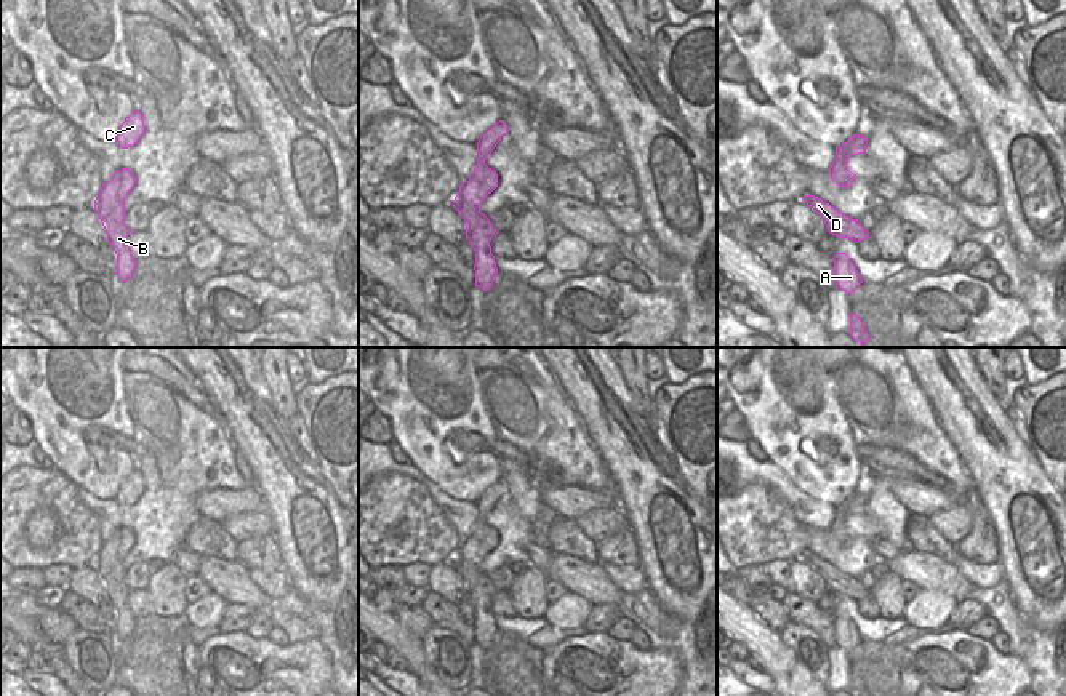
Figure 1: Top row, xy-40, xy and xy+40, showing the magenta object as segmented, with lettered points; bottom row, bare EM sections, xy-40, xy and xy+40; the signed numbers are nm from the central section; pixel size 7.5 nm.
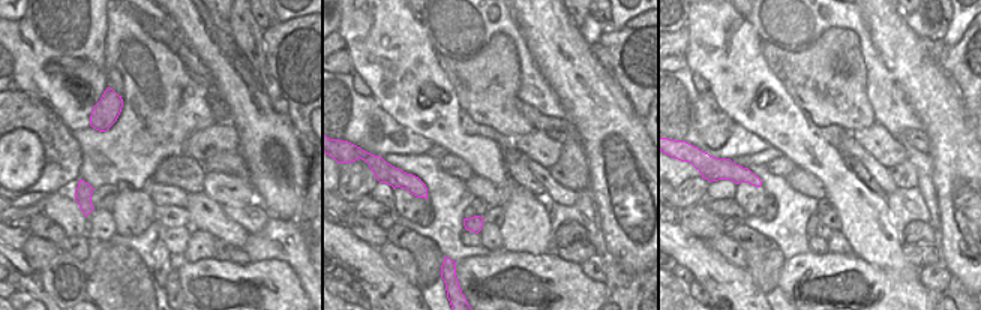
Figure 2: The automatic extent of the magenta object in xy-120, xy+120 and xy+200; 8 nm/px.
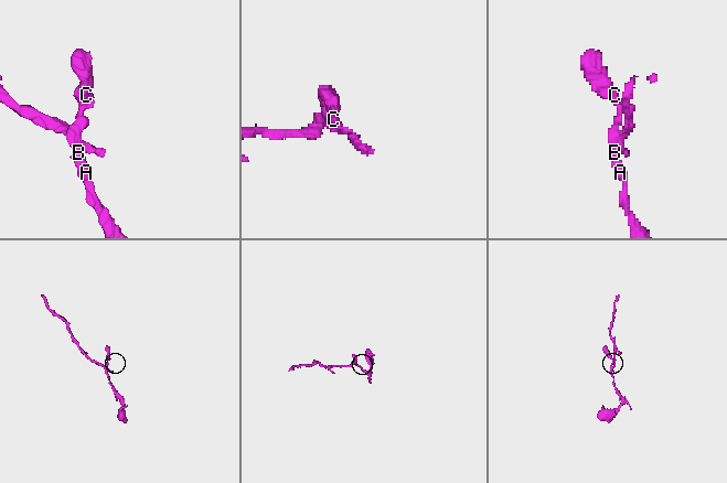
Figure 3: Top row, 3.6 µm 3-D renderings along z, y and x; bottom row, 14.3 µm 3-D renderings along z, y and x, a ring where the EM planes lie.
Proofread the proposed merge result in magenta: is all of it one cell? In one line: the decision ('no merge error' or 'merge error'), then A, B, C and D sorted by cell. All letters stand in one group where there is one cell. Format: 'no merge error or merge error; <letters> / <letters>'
merge error; A B C / D

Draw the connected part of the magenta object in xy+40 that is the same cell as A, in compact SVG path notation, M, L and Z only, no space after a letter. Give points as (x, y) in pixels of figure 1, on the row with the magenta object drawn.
M837 253L834 258L836 286L852 294L861 283L861 277L845 253Z

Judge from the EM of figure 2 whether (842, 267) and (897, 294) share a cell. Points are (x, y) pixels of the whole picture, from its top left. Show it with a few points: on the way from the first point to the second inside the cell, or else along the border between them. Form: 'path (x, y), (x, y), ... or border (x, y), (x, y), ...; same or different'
path (855, 267), (884, 289); same

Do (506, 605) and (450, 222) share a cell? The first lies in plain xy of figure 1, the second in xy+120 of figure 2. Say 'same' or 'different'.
different

